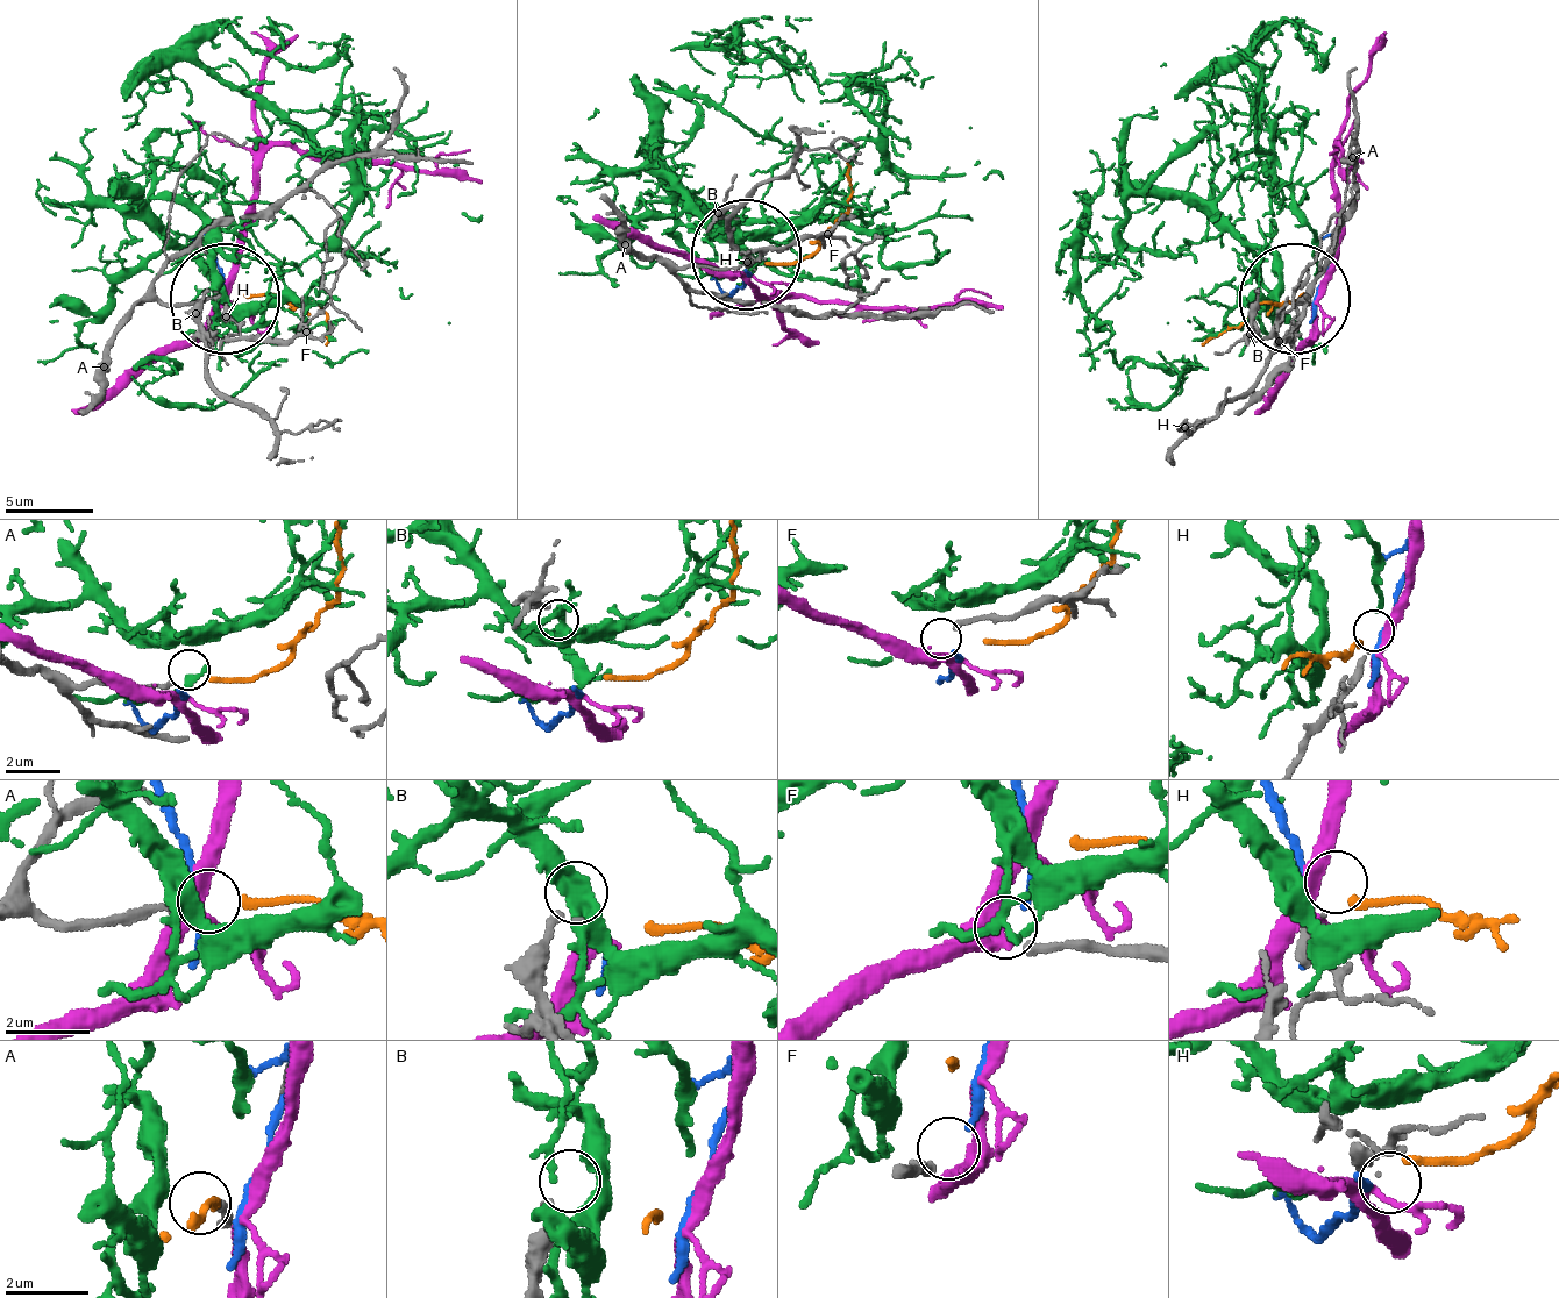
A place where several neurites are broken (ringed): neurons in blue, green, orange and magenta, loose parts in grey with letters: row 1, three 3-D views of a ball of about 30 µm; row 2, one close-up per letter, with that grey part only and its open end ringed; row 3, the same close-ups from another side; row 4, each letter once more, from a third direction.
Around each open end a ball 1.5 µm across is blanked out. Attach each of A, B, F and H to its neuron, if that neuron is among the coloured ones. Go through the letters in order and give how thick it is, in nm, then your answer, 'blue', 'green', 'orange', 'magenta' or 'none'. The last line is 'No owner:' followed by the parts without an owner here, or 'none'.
A: calibre 170 nm; orange
B: calibre 200 nm; none
F: calibre 220 nm; magenta
H: calibre 190 nm; none
No owner: B, H

